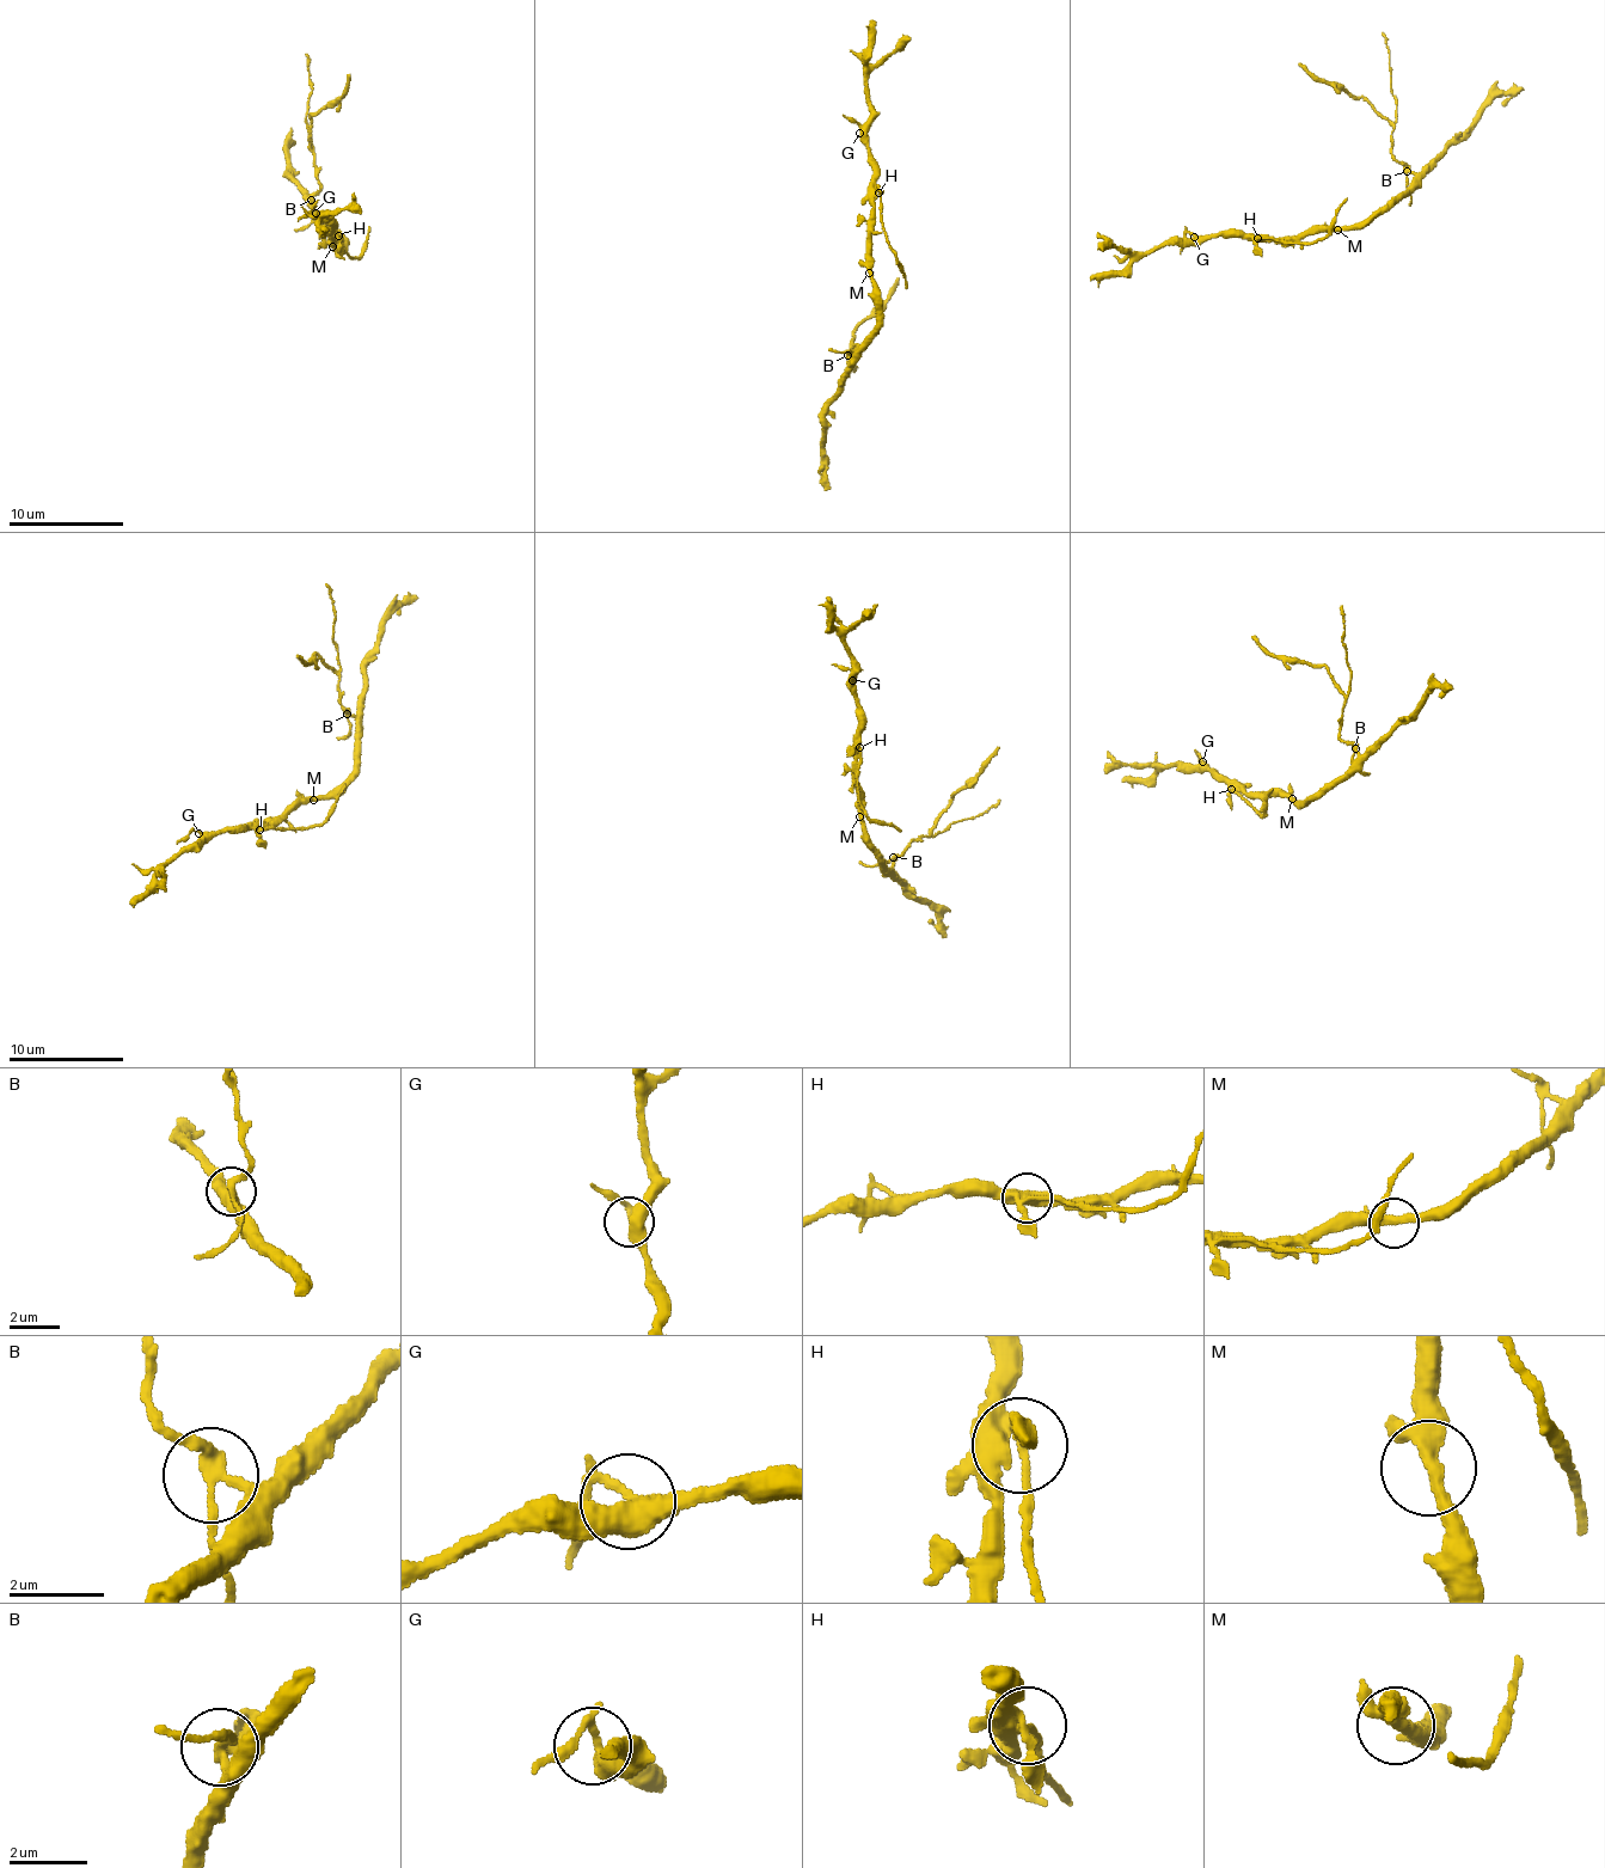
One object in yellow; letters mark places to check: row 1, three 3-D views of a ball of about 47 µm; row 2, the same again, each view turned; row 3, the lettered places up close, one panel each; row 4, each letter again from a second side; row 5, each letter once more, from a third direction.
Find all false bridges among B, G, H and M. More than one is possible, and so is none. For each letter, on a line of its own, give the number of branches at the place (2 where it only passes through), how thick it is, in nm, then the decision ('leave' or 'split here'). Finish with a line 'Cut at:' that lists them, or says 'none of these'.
B: branches 3; calibre 220 nm; split here
G: branches 3; calibre 340 nm; leave
H: branches 3; calibre 280 nm; split here
M: branches 3; calibre 280 nm; leave
Cut at: B, H

